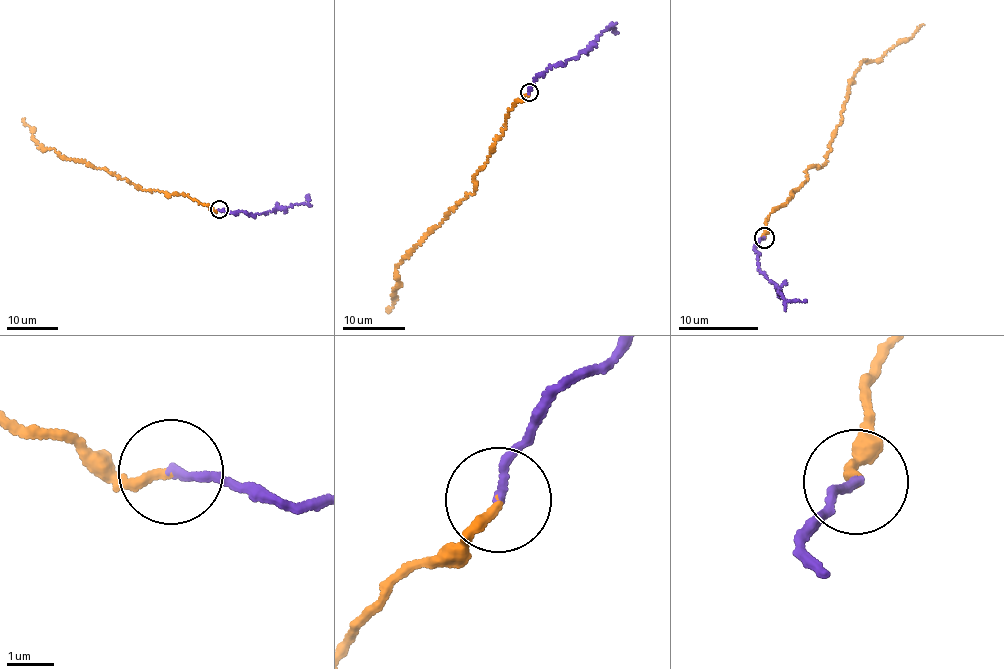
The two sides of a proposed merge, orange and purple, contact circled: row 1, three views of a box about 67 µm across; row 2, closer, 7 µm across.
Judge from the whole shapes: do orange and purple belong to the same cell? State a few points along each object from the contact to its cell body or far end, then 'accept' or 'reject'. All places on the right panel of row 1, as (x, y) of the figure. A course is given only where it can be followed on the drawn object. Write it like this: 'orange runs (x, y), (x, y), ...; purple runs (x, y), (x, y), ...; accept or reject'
orange runs (765, 237), (770, 213), (805, 183), (807, 169), (826, 163), (860, 64), (882, 59), (924, 25); purple runs (765, 237), (755, 246), (760, 253), (761, 271), (780, 288), (785, 302), (807, 300); reject

